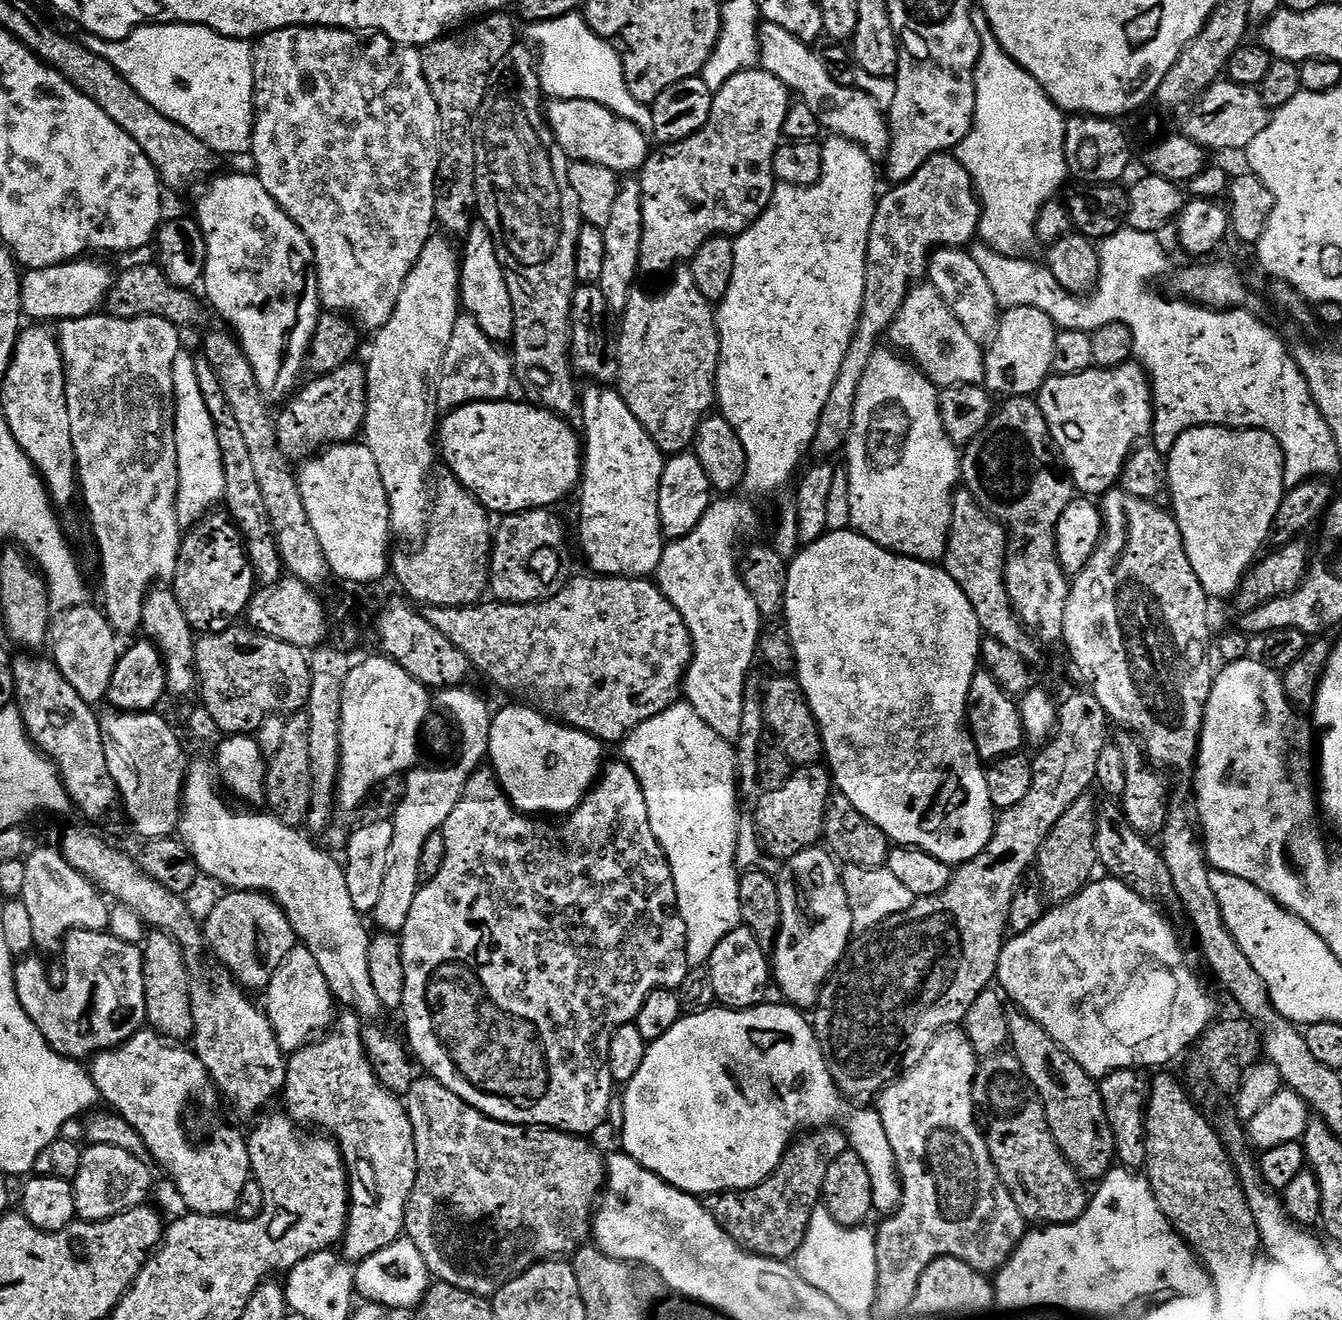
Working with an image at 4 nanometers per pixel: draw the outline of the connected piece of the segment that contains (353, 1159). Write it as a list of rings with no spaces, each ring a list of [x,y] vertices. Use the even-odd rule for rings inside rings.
[[[344,1010],[344,1013],[342,1013],[341,1016],[339,1013],[338,1019],[335,1023],[333,1023],[331,1027],[323,1033],[323,1035],[316,1038],[321,1038],[321,1040],[313,1039],[311,1042],[305,1042],[301,1044],[299,1048],[295,1049],[286,1060],[286,1082],[284,1083],[284,1090],[282,1093],[282,1101],[284,1100],[285,1104],[283,1107],[286,1109],[287,1115],[291,1116],[297,1124],[301,1126],[312,1126],[308,1124],[321,1124],[324,1128],[332,1128],[333,1133],[331,1132],[331,1135],[334,1137],[336,1143],[340,1145],[340,1154],[344,1158],[344,1167],[348,1170],[350,1207],[346,1224],[349,1229],[380,1228],[387,1222],[387,1220],[392,1220],[395,1216],[397,1219],[397,1217],[399,1217],[404,1211],[406,1189],[416,1178],[416,1151],[414,1150],[414,1142],[412,1141],[412,1123],[408,1117],[408,1111],[404,1109],[401,1097],[397,1095],[397,1093],[391,1092],[388,1088],[384,1088],[382,1082],[378,1082],[378,1078],[374,1074],[374,1070],[368,1061],[366,1050],[362,1046],[362,1038],[360,1037],[361,1027],[361,1017],[351,1010]]]

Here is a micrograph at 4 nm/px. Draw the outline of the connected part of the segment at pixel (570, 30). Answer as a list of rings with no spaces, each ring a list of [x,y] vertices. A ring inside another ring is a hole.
[[[573,14],[531,25],[527,29],[531,43],[538,49],[538,71],[540,86],[545,97],[554,100],[585,100],[598,102],[614,114],[634,122],[634,126],[645,130],[652,126],[652,109],[639,104],[630,94],[624,77],[620,56],[594,30],[590,30],[583,15]]]

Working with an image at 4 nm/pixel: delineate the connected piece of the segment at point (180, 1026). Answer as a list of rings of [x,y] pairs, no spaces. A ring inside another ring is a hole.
[[[152,930],[142,941],[142,974],[144,975],[144,1014],[149,1029],[168,1036],[172,1041],[191,1041],[194,1030],[190,1002],[190,969],[180,944],[164,932]]]

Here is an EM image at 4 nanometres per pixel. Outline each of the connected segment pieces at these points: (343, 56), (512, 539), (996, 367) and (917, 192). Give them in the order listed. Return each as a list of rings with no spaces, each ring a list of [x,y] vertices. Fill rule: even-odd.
[[[297,26],[295,28],[274,30],[273,32],[266,33],[265,36],[259,37],[259,39],[255,41],[252,49],[252,69],[254,70],[254,90],[256,93],[252,99],[254,119],[252,121],[252,147],[250,149],[250,157],[252,156],[253,162],[256,163],[254,174],[260,179],[262,186],[270,194],[270,198],[274,198],[274,202],[291,220],[293,220],[293,222],[295,222],[302,230],[302,234],[306,234],[306,238],[312,247],[316,285],[320,291],[321,305],[323,305],[329,313],[347,314],[346,312],[353,312],[353,314],[356,315],[356,318],[354,317],[355,323],[359,325],[361,329],[372,328],[371,330],[379,330],[390,318],[390,314],[398,302],[398,294],[402,294],[402,286],[406,282],[406,274],[410,274],[414,262],[418,262],[418,254],[422,254],[422,246],[426,246],[426,242],[434,235],[434,225],[436,224],[436,171],[440,165],[440,138],[438,135],[440,119],[438,118],[438,106],[434,102],[434,94],[430,94],[430,86],[422,74],[420,52],[417,51],[415,47],[406,44],[396,44],[389,36],[365,34],[363,31],[350,28],[313,28],[311,26]]]
[[[531,508],[525,512],[509,512],[501,519],[504,520],[501,524],[499,521],[495,525],[492,538],[492,555],[488,557],[488,586],[493,601],[501,604],[537,604],[539,600],[547,600],[548,597],[553,596],[557,590],[568,583],[570,579],[570,573],[568,573],[568,532],[564,529],[563,522],[554,513],[552,508]]]
[[[1034,306],[1007,309],[1001,315],[1000,323],[996,325],[996,334],[984,354],[984,384],[1000,398],[1035,397],[1040,387],[1053,375],[1057,331],[1050,314],[1044,314]]]
[[[941,154],[938,156],[931,156],[925,164],[918,170],[918,174],[914,174],[911,178],[904,184],[897,184],[895,186],[889,187],[889,192],[879,197],[876,213],[874,214],[874,222],[870,226],[870,238],[868,239],[868,273],[866,274],[866,294],[862,298],[862,314],[860,315],[860,321],[856,327],[856,333],[854,338],[850,342],[850,346],[846,350],[846,358],[842,358],[842,370],[838,370],[838,378],[834,378],[834,390],[830,390],[830,398],[826,398],[826,406],[822,410],[820,415],[820,421],[816,427],[816,433],[812,439],[811,451],[813,453],[817,452],[817,457],[820,458],[832,458],[832,455],[836,451],[843,449],[848,443],[848,435],[850,430],[854,426],[854,406],[856,405],[856,395],[858,394],[858,386],[862,382],[862,374],[866,374],[866,366],[870,366],[870,358],[878,351],[878,345],[876,344],[880,340],[880,335],[887,333],[892,327],[894,318],[902,310],[904,305],[904,300],[908,297],[908,291],[912,287],[921,283],[928,275],[928,263],[929,256],[932,255],[935,250],[940,248],[958,248],[963,249],[965,246],[971,245],[973,241],[977,239],[980,230],[980,202],[976,194],[976,187],[972,184],[972,178],[966,166],[955,155],[952,154]]]

